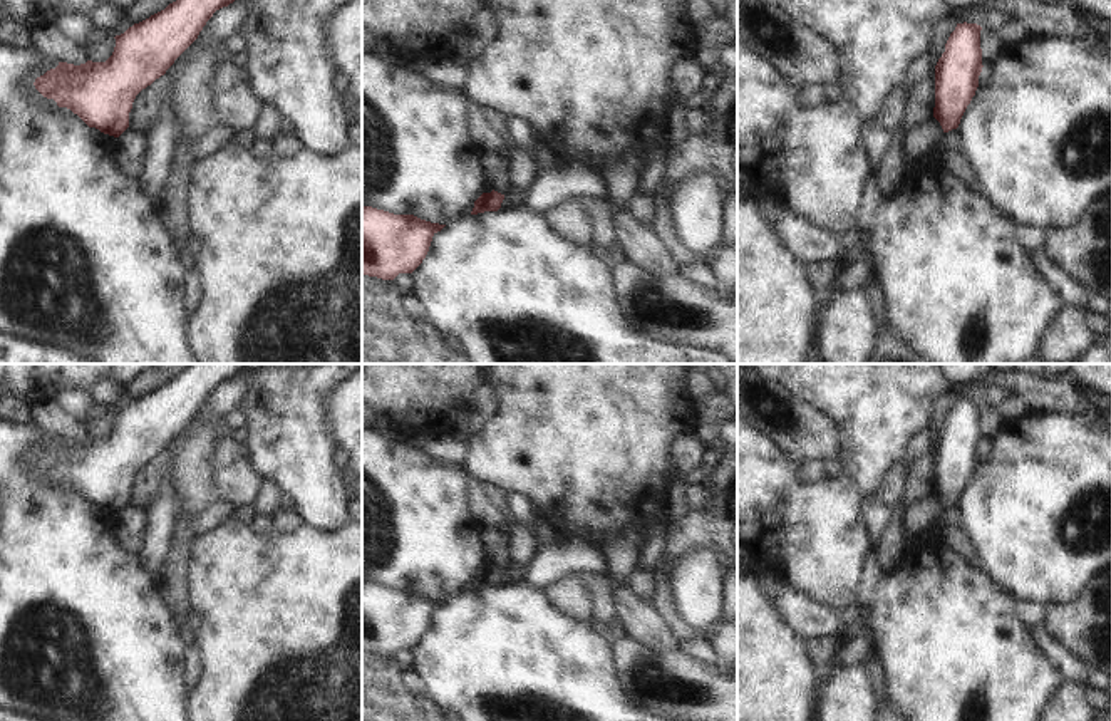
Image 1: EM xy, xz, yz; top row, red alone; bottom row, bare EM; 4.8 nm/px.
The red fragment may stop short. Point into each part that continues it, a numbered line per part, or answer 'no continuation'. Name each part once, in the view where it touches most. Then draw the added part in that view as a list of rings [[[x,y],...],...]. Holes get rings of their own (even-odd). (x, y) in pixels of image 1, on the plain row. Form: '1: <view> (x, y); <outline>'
no continuation

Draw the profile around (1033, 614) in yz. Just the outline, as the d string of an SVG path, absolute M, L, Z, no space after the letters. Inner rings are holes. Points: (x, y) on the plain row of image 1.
M1015 600L1015 614L1029 629L1046 624L1046 605L1034 600Z

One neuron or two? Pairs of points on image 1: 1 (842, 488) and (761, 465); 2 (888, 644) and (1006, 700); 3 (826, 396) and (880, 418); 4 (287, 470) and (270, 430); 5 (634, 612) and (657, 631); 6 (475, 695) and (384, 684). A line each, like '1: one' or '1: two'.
1: one
2: one
3: one
4: one
5: one
6: two

